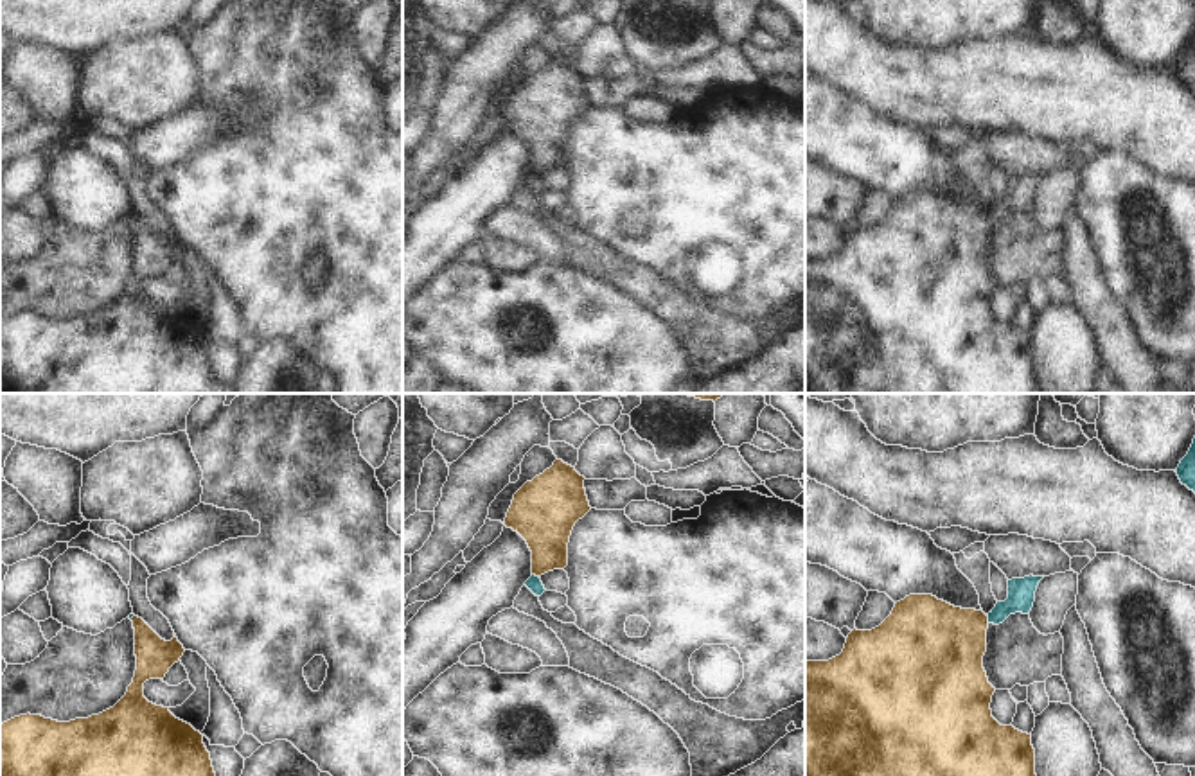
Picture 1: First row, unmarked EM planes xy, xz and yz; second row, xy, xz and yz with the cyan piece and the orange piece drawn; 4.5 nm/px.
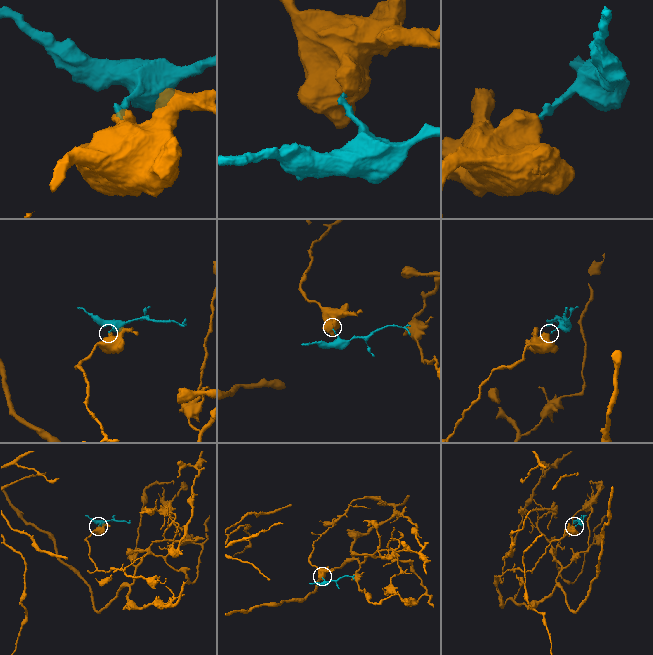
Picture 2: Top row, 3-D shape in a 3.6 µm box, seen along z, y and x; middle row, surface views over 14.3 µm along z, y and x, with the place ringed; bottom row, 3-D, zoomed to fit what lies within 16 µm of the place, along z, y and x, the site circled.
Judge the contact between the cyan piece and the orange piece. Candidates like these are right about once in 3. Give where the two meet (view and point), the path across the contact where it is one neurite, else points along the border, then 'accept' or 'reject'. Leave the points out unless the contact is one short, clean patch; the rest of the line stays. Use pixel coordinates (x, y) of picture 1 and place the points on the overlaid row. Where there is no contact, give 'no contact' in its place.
contact yz (989, 618); way yz (1021, 591), (989, 618), (969, 626), (942, 647); accept

